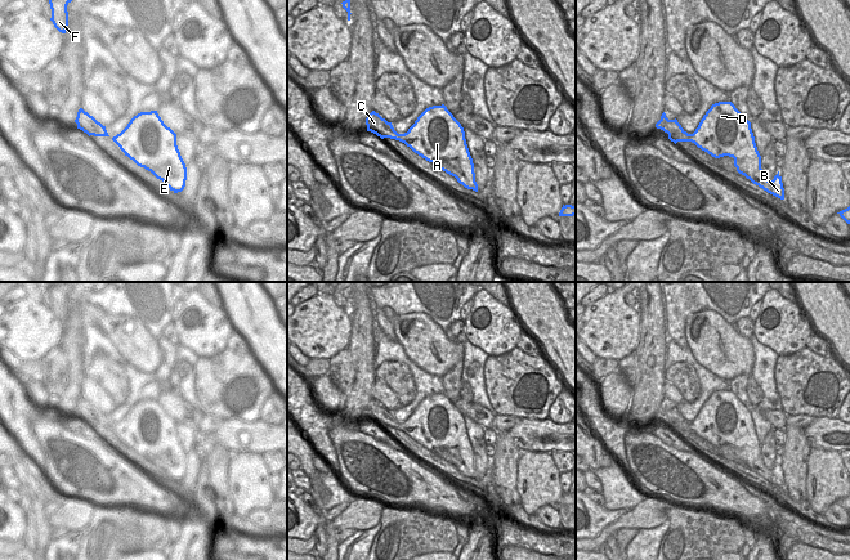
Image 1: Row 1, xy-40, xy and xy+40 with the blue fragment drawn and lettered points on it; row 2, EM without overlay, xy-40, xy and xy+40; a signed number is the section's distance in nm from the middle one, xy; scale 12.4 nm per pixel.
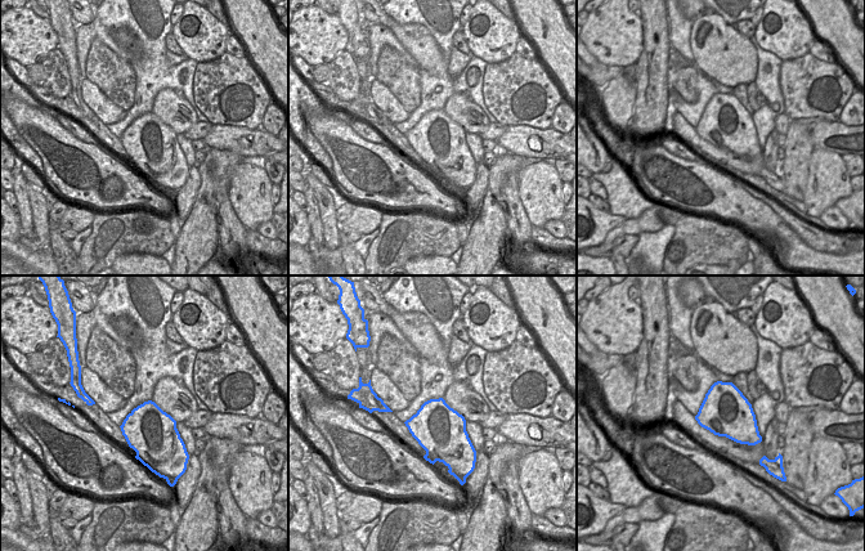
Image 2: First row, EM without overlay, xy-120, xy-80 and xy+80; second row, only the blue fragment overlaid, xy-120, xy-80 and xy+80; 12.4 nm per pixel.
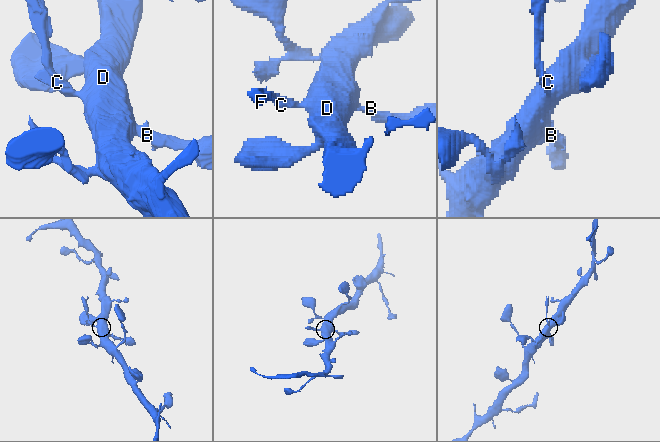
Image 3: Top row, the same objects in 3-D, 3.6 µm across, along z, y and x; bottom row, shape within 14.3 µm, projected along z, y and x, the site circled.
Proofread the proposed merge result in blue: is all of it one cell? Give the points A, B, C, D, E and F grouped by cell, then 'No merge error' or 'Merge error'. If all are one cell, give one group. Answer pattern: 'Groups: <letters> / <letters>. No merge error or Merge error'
Groups: A B D E / C F. Merge error

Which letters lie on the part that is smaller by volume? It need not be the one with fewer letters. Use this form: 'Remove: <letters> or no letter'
Remove: C, F

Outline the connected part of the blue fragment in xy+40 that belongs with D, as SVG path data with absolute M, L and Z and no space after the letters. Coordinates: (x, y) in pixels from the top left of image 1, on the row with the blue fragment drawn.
M732 102L712 104L689 139L715 158L733 157L739 174L768 193L784 200L779 171L773 180L764 176L751 122Z

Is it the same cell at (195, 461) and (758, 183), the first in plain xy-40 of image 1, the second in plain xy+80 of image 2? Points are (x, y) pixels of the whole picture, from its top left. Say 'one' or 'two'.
two

